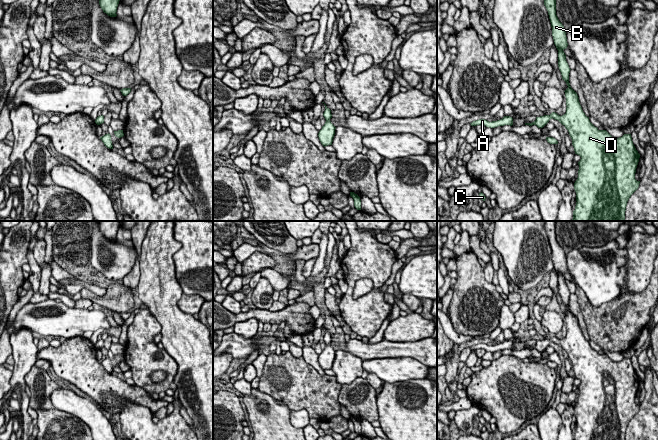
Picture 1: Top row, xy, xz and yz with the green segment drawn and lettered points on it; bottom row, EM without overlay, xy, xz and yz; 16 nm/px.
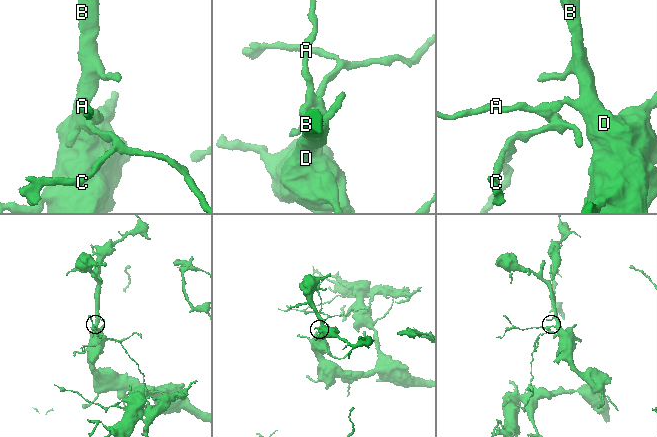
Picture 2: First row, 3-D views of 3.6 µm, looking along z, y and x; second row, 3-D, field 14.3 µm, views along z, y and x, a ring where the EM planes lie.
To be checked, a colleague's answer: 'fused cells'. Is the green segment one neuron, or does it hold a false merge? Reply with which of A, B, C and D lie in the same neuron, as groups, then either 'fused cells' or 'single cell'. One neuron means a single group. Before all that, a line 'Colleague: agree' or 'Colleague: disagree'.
Colleague: agree
groups A C / B D; fused cells

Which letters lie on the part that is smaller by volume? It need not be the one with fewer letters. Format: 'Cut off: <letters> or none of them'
Cut off: A, C

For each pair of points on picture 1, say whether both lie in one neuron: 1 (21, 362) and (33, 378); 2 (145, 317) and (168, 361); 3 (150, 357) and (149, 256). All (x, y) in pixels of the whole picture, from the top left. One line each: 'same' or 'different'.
1: different
2: same
3: different

